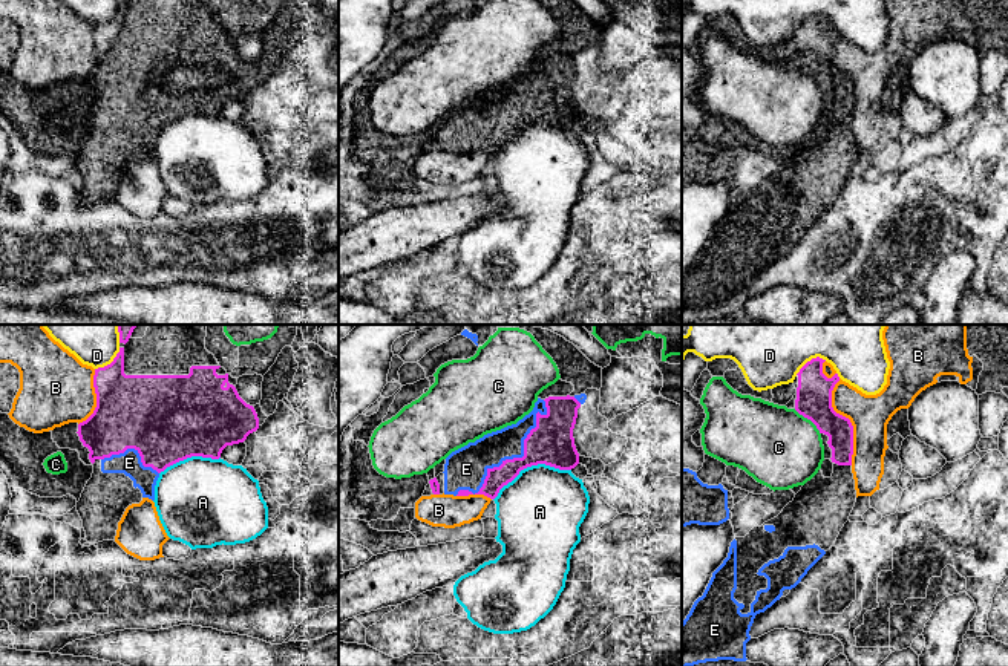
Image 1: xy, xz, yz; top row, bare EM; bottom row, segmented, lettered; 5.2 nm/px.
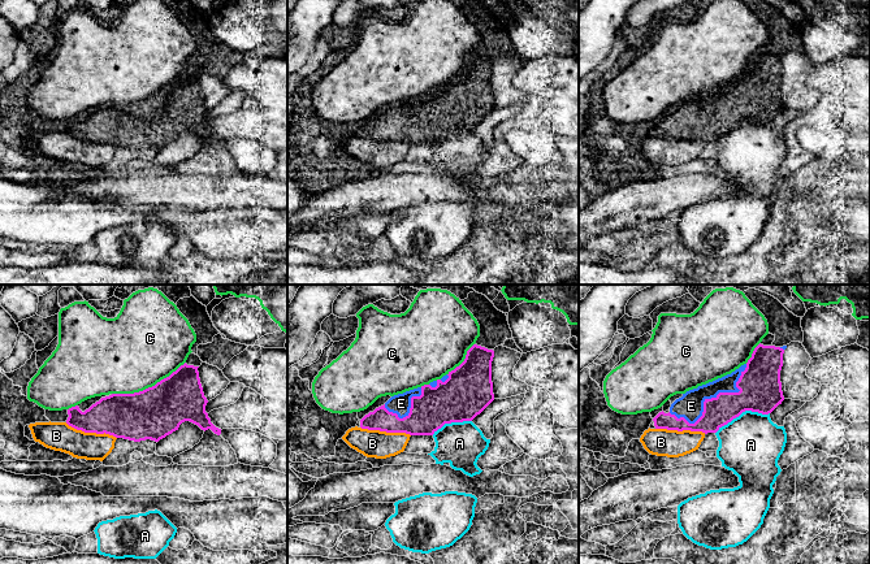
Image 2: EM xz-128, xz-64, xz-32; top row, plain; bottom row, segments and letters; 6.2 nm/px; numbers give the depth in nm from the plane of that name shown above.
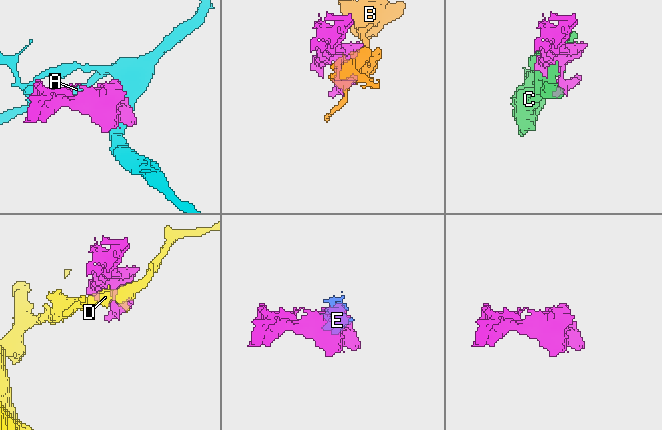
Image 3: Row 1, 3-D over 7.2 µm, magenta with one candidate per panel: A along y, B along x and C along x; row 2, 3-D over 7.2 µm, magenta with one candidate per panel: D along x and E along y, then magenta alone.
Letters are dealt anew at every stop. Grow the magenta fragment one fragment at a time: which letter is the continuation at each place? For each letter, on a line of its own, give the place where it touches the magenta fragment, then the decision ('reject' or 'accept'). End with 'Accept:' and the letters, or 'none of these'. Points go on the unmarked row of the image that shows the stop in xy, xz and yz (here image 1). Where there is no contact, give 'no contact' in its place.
A: xz (530, 123) | reject
B: yz (849, 77) | reject
C: yz (809, 75) | reject
D: yz (812, 16) | reject
E: xz (515, 115) | accept
Accept: E

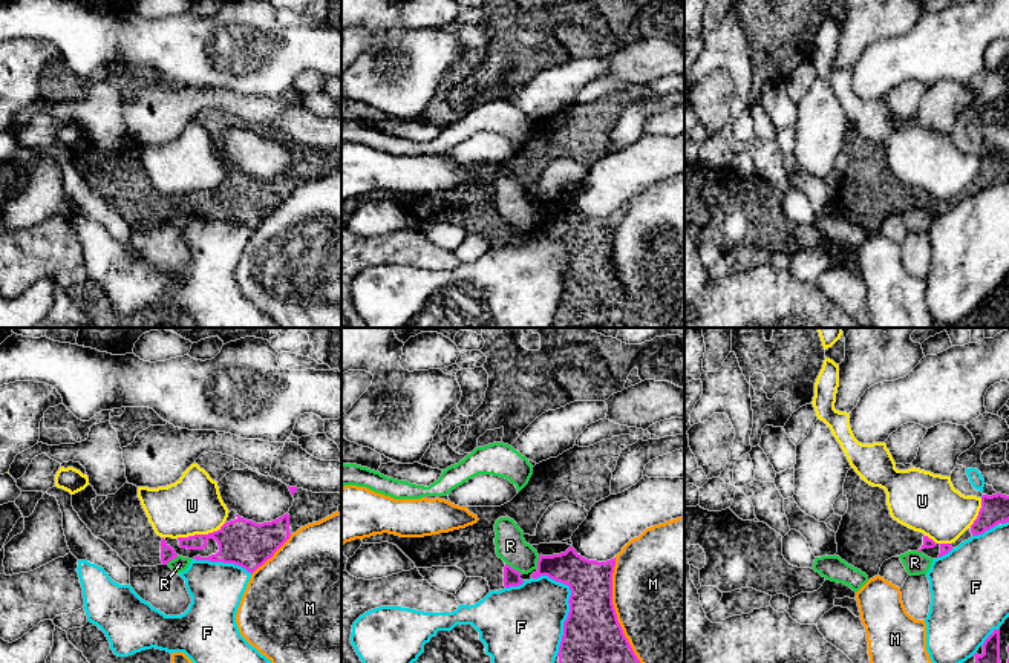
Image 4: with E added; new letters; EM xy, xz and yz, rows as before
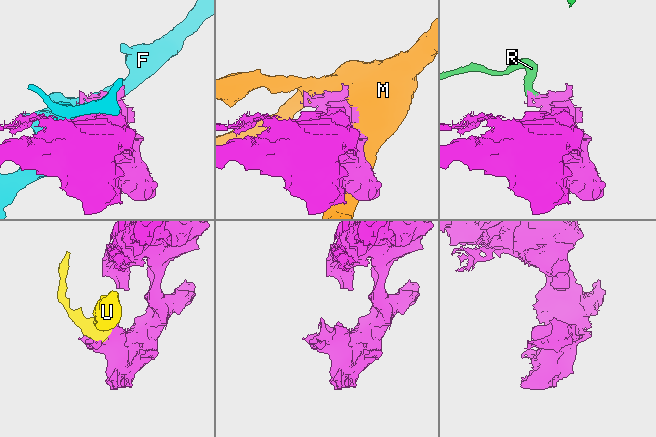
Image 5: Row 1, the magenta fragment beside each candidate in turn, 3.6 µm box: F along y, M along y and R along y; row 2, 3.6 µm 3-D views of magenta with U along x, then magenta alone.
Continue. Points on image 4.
F: xz (568, 259) | reject
M: xz (616, 271) | reject
R: xz (512, 225) | reject
U: xy (201, 192) | reject
Accept: none of these

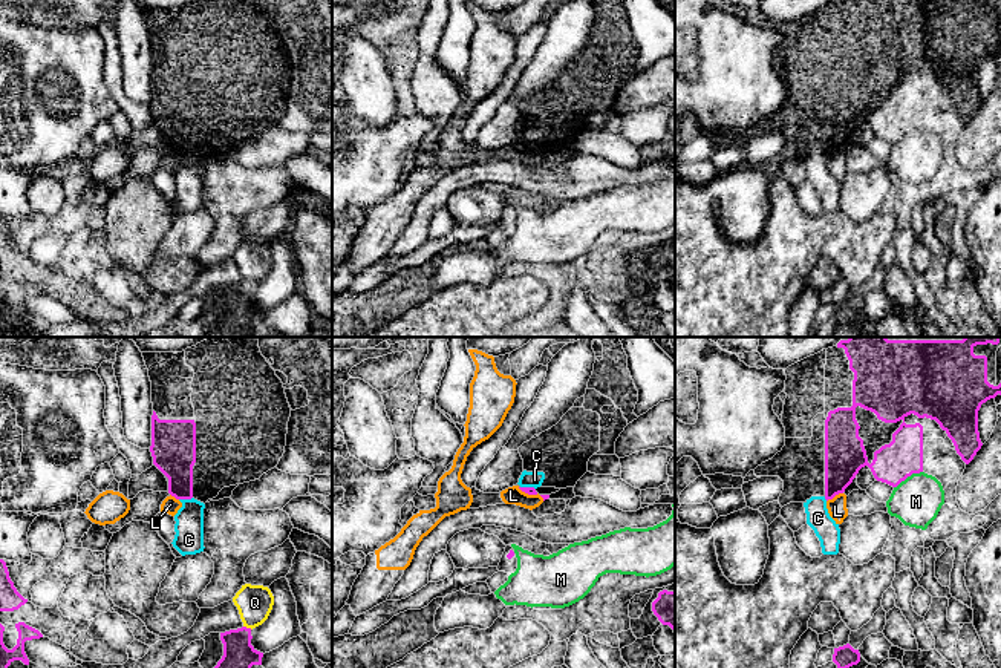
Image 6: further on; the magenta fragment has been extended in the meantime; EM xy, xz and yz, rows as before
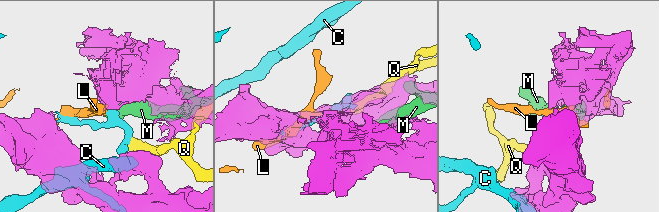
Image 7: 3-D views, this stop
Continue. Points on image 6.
C: xy (185, 155) | reject
L: yz (834, 152) | reject
M: yz (908, 132) | reject
Q: xy (248, 285) | reject
Accept: none of these

